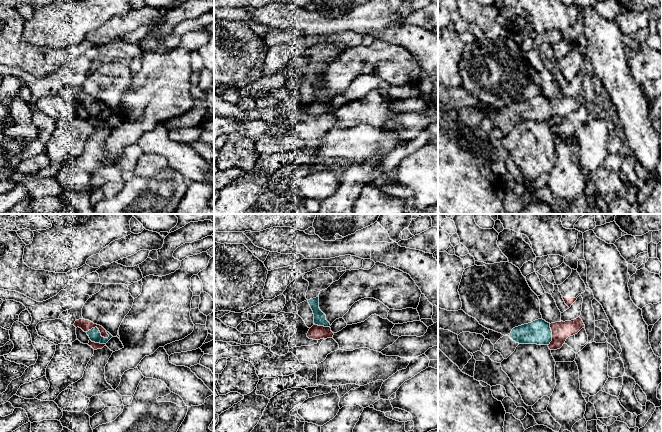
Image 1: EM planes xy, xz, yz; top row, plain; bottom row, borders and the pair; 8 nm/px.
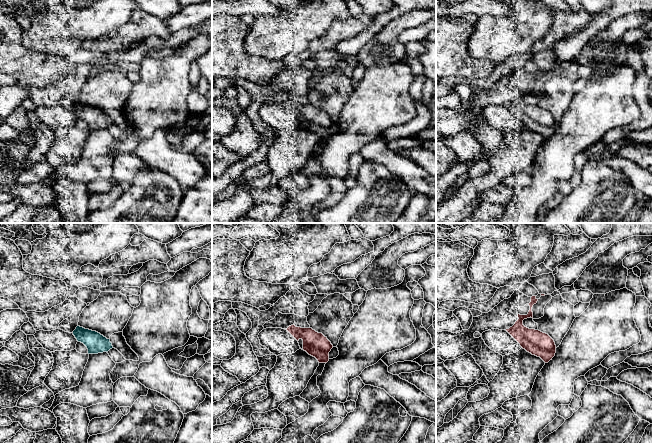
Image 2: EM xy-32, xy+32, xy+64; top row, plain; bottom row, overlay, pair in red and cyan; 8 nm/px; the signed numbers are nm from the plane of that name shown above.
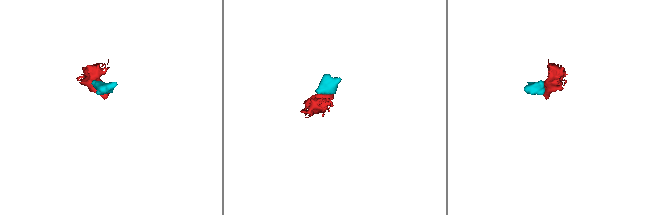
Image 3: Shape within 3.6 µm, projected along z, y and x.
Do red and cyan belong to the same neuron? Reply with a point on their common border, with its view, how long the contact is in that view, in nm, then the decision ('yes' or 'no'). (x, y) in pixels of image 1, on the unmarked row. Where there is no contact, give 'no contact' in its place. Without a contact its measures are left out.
xy (99, 106) | 200 nm | yes

